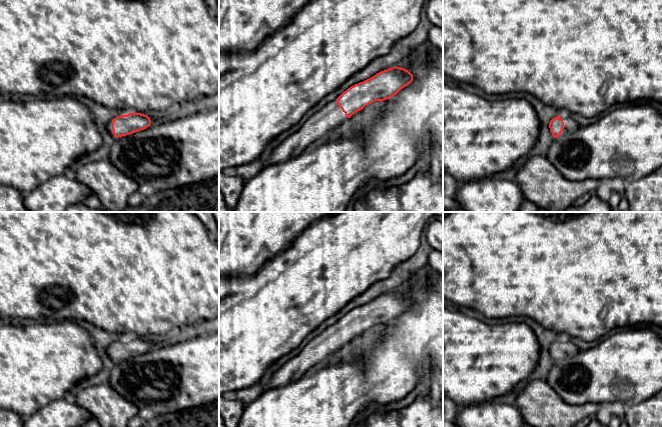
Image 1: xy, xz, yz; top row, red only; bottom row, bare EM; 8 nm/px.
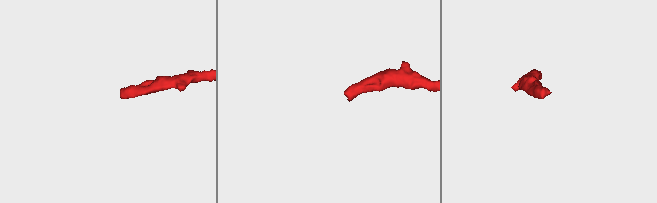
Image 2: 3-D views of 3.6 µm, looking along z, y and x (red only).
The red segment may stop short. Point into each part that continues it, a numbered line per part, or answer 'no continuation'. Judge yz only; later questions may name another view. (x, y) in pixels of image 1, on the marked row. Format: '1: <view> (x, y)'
1: yz (570, 125)

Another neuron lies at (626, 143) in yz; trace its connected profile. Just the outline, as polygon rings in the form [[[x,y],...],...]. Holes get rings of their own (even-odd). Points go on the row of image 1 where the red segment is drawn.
[[[651,102],[612,109],[597,122],[554,138],[546,158],[572,181],[639,180],[662,166],[662,114]]]

